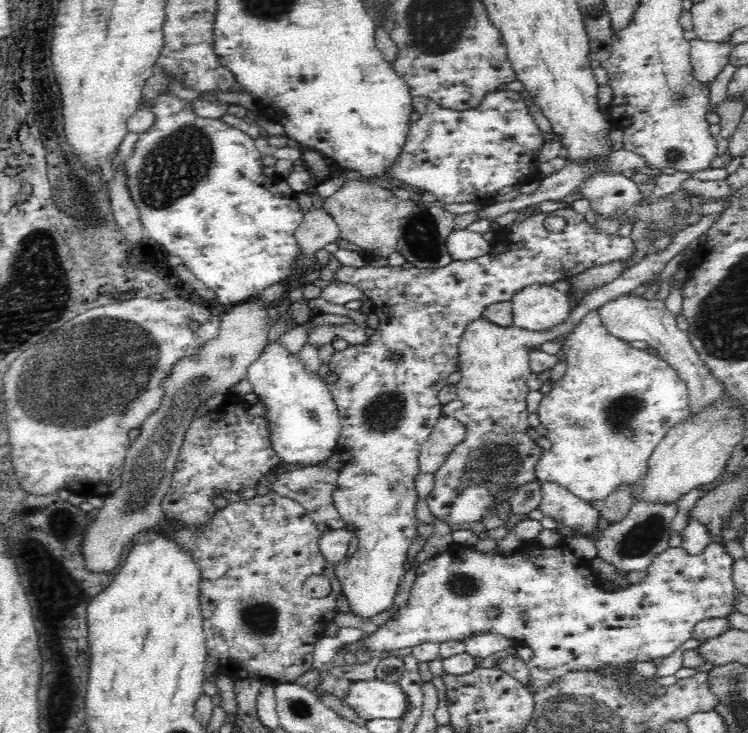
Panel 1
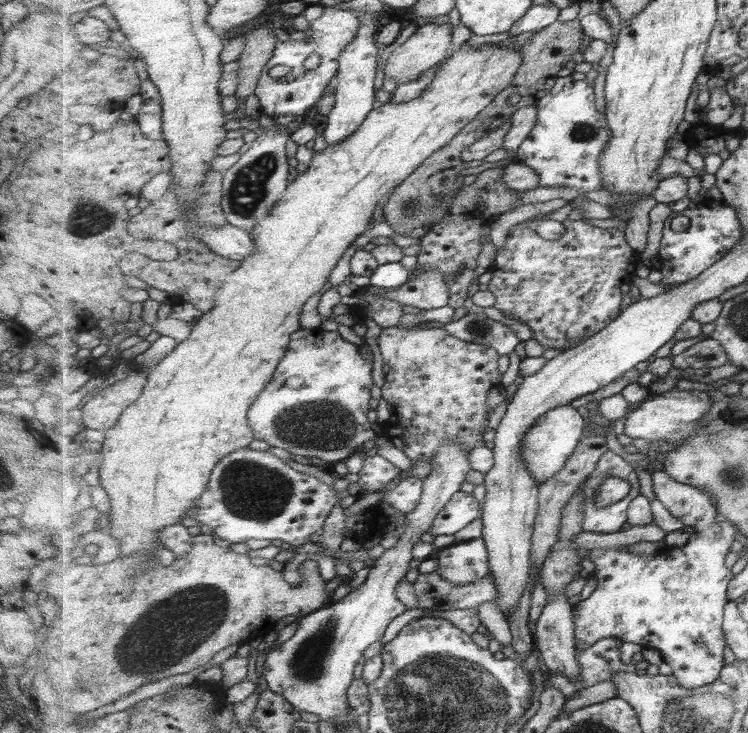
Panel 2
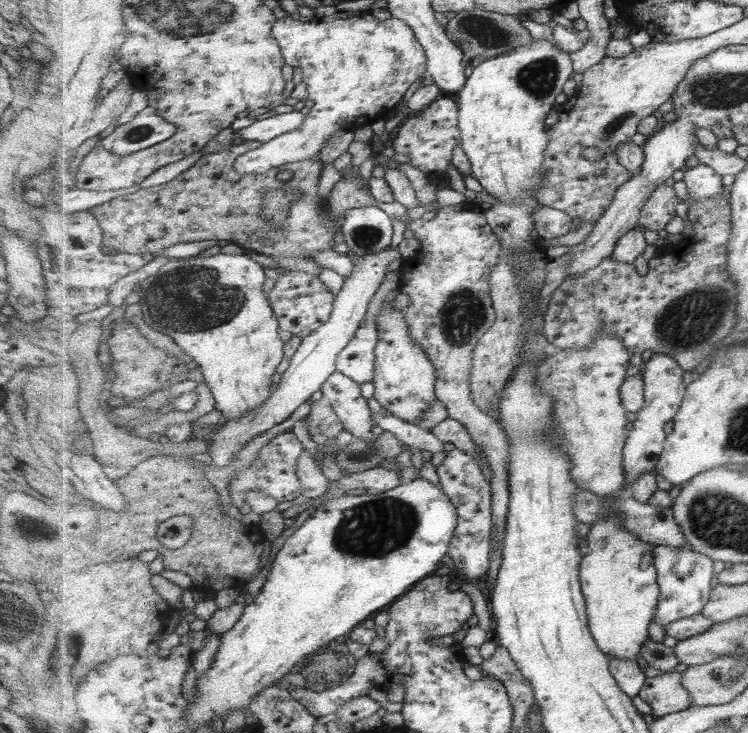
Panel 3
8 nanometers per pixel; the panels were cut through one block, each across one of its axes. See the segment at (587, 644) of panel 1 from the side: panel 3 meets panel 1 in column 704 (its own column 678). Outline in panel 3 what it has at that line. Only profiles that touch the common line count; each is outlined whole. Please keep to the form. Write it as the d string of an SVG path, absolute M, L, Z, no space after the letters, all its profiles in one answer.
M656 545L654 563L658 569L658 583L662 591L654 620L665 626L676 620L701 613L710 602L712 595L714 560L690 546L673 548L667 545Z

